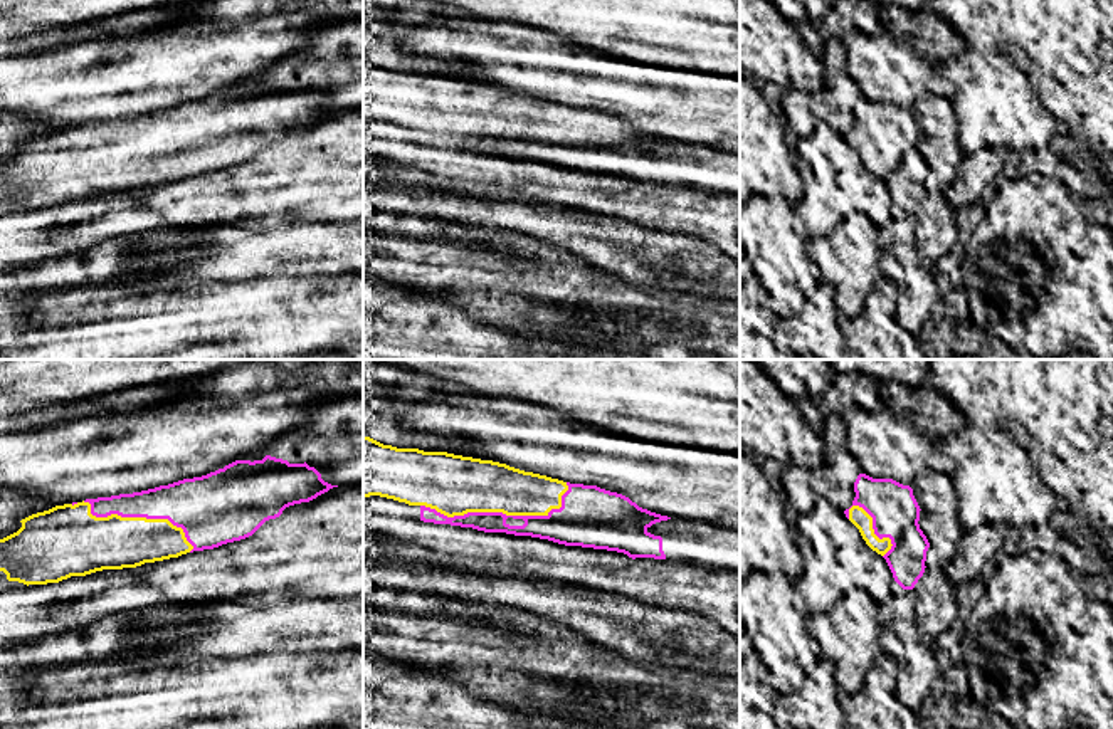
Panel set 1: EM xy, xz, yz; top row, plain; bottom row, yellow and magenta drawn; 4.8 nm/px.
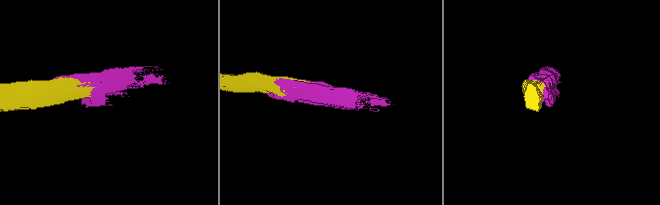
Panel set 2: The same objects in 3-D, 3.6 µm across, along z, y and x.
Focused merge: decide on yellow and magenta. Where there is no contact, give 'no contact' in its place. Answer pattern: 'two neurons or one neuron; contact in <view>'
one neuron; contact in xz

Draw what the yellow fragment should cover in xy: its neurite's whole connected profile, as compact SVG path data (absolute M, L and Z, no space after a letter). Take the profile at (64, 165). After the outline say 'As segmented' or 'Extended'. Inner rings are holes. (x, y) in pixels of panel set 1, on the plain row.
M266 79L141 116L55 129L22 143L17 156L0 163L0 195L8 205L47 208L214 173L252 160L286 131L309 126L333 111L338 109L324 106L306 86L289 87Z. Extended

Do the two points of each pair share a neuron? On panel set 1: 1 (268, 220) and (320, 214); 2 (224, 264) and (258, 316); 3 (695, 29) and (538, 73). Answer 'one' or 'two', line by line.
1: one
2: two
3: two

